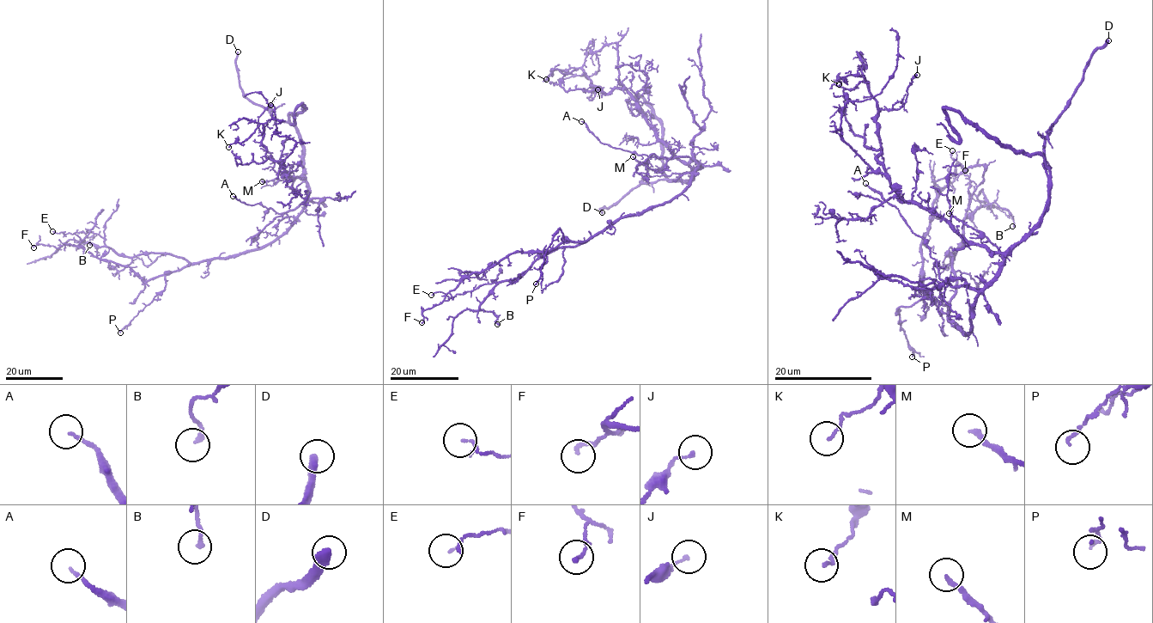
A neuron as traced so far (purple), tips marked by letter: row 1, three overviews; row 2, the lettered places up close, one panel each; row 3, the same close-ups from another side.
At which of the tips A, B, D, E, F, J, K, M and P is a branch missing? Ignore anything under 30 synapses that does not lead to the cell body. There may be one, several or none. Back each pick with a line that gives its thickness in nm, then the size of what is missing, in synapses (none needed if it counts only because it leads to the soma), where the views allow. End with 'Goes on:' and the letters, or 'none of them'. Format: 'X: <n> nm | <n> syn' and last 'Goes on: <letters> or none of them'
D: 380 nm
Goes on: D

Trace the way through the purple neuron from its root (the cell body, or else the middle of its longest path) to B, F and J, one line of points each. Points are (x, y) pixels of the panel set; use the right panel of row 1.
B: (972, 324), (965, 332), (946, 311), (956, 281), (949, 254), (961, 243), (963, 217), (994, 203), (1012, 226)
F: (972, 324), (962, 331), (946, 303), (924, 292), (919, 271), (937, 194), (953, 181), (958, 162), (965, 170)
J: (972, 324), (976, 295), (1001, 254), (907, 202), (876, 159), (877, 112), (901, 108), (917, 75)

